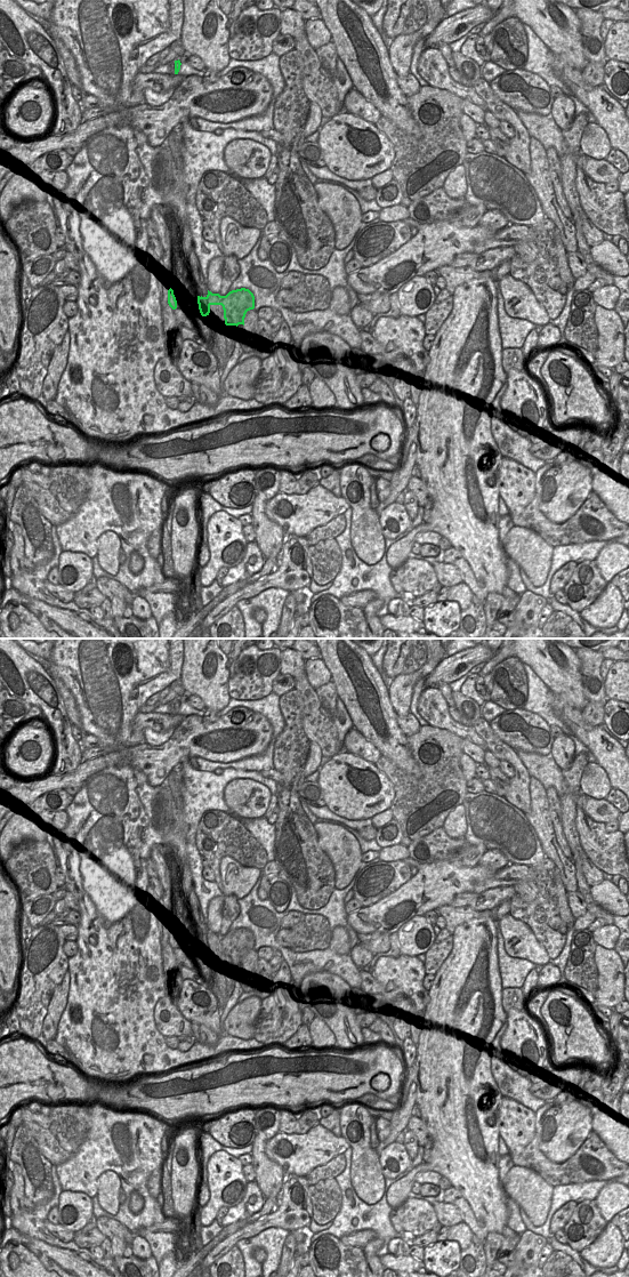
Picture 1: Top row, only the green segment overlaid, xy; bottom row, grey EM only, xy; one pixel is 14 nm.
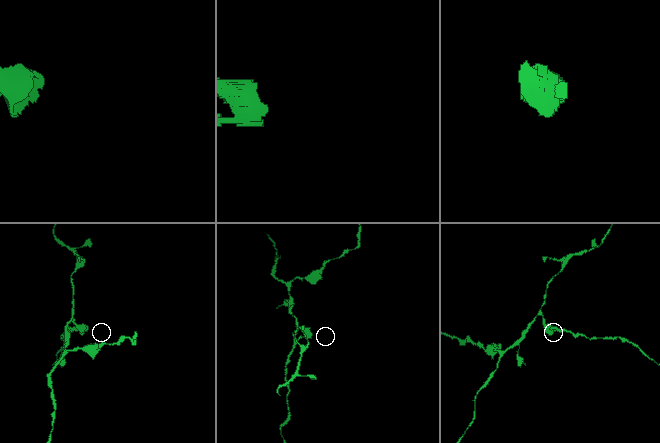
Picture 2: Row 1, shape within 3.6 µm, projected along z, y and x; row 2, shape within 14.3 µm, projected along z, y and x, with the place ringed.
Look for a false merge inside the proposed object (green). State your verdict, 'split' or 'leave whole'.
split

